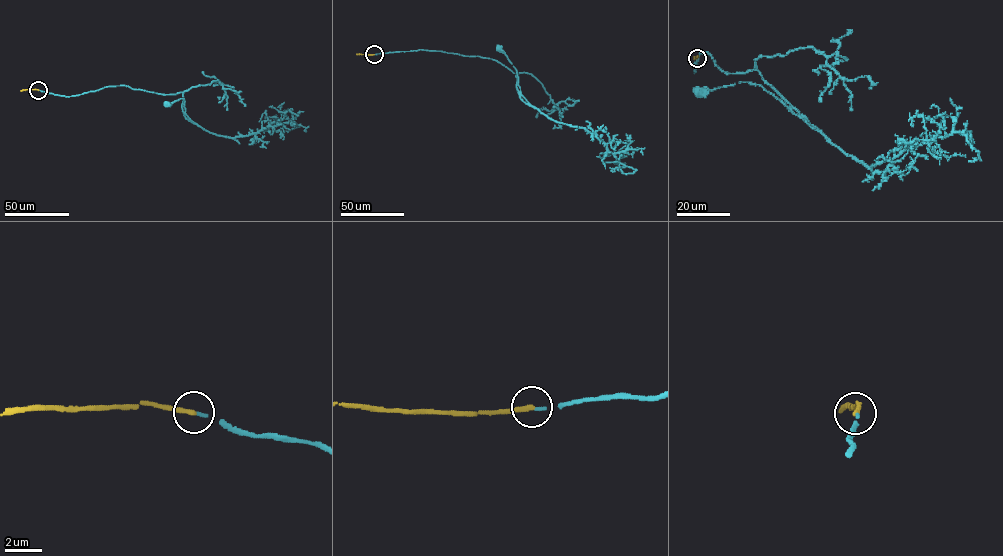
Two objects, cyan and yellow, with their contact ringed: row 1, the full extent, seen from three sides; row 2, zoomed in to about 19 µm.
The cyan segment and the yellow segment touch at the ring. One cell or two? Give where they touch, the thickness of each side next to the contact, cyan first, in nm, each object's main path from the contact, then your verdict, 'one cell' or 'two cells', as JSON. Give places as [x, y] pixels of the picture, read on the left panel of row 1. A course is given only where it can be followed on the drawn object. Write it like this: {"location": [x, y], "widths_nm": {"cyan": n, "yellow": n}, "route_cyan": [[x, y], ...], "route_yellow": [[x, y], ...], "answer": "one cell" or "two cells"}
{"location": [38, 90], "widths_nm": {"cyan": 150, "yellow": 280}, "route_cyan": [[39, 90], [68, 96], [120, 85], [164, 94], [183, 92], [182, 108], [185, 113], [183, 98], [167, 104]], "route_yellow": [[38, 90], [20, 91]], "answer": "one cell"}

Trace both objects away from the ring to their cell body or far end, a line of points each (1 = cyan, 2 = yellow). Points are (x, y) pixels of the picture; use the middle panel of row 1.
1: (374, 54), (423, 49), (493, 59), (516, 73), (519, 96), (516, 69), (499, 47)
2: (374, 54), (356, 54)

